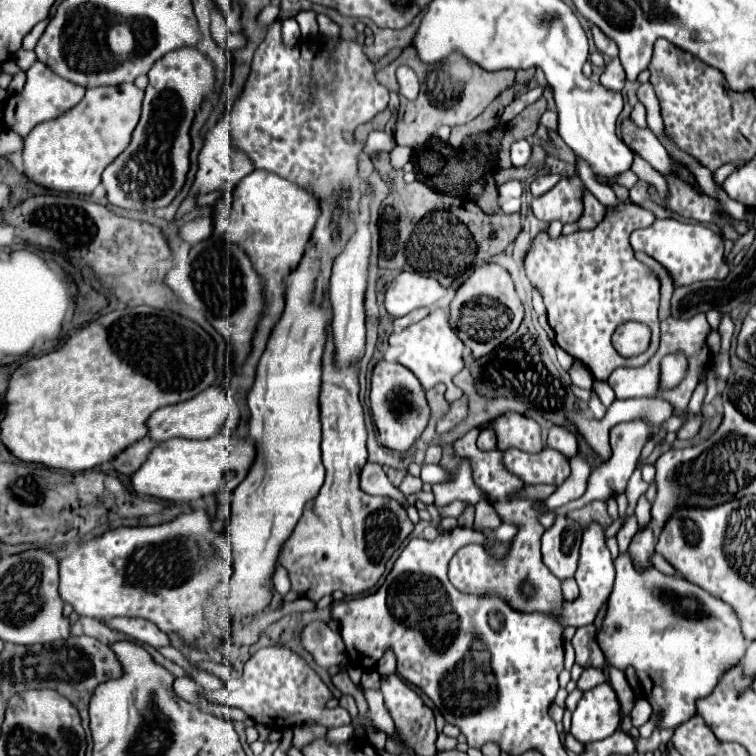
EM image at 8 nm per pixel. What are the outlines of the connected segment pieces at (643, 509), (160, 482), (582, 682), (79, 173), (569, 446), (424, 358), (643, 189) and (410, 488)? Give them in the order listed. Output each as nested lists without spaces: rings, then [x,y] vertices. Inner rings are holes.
[[[640,495],[640,499],[638,499],[638,505],[636,505],[636,517],[638,517],[638,525],[646,525],[648,521],[650,521],[650,501],[646,499],[646,495]]]
[[[218,433],[210,439],[168,439],[158,443],[130,477],[132,489],[138,495],[148,495],[164,501],[192,501],[210,493],[230,493],[254,461],[254,443],[246,439],[230,439],[226,433]]]
[[[588,667],[588,669],[584,669],[582,677],[578,679],[578,689],[580,689],[580,691],[588,691],[588,689],[592,689],[592,687],[604,683],[604,681],[606,681],[606,675],[604,675],[602,669]]]
[[[120,83],[114,87],[94,87],[86,89],[84,99],[64,113],[60,119],[52,119],[46,123],[40,123],[30,131],[30,135],[24,139],[24,175],[38,183],[44,189],[54,189],[62,193],[78,193],[78,195],[92,195],[92,191],[100,183],[102,171],[128,147],[132,139],[132,129],[136,127],[140,119],[140,107],[142,107],[144,91],[138,89],[134,83]]]
[[[552,427],[548,435],[548,445],[556,447],[564,455],[576,455],[578,453],[578,437],[568,427]]]
[[[436,309],[422,321],[406,327],[404,331],[392,333],[390,345],[402,347],[398,363],[408,367],[418,377],[424,389],[430,389],[436,383],[444,383],[444,379],[452,379],[464,367],[464,361],[462,361],[464,345],[448,325],[448,313],[444,309]]]
[[[638,181],[634,189],[630,189],[630,199],[636,203],[636,205],[644,205],[650,201],[648,197],[648,183],[644,181]]]
[[[406,473],[404,479],[400,481],[398,489],[400,489],[404,495],[408,495],[408,493],[416,493],[416,491],[422,489],[422,481],[420,481],[420,477],[412,477],[410,473]]]

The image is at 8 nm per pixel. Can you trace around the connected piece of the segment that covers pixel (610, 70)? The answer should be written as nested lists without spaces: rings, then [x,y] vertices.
[[[612,59],[602,77],[600,77],[600,83],[606,87],[606,89],[614,89],[614,91],[620,91],[624,87],[624,81],[626,81],[626,75],[624,75],[624,69],[620,65],[620,59]]]

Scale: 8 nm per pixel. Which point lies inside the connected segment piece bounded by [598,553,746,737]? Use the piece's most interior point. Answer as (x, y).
(679, 639)

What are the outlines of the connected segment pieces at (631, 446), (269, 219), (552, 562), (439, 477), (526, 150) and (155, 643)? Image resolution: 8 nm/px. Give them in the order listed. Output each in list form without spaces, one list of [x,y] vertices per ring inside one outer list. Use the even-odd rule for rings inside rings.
[[[632,421],[632,423],[614,425],[614,427],[610,429],[612,459],[606,461],[606,463],[600,463],[600,465],[592,471],[592,475],[590,475],[590,479],[588,479],[588,489],[586,489],[586,493],[584,493],[580,499],[568,503],[566,509],[580,509],[580,507],[584,507],[586,503],[590,503],[590,501],[594,501],[594,499],[608,501],[610,497],[616,497],[616,495],[624,493],[624,491],[626,491],[626,485],[628,485],[628,479],[630,479],[630,475],[632,475],[632,471],[634,471],[634,467],[636,467],[636,461],[638,461],[638,457],[640,457],[640,451],[642,451],[642,447],[644,447],[644,443],[648,441],[650,429],[652,429],[652,427],[646,425],[644,421]]]
[[[256,169],[252,175],[244,177],[238,183],[238,187],[234,189],[230,217],[214,221],[218,233],[224,233],[232,243],[240,245],[250,255],[256,271],[264,279],[264,291],[266,291],[266,299],[268,299],[268,307],[266,307],[262,321],[258,325],[258,331],[256,331],[252,357],[246,361],[248,365],[242,369],[240,379],[236,377],[232,381],[234,389],[242,389],[244,393],[248,393],[252,387],[256,363],[266,347],[272,327],[280,321],[280,315],[284,311],[284,283],[282,281],[298,267],[298,261],[302,259],[304,247],[310,239],[310,233],[314,229],[318,215],[320,215],[320,209],[318,209],[318,199],[314,195],[310,195],[308,191],[304,191],[302,187],[298,187],[294,183],[288,183],[286,179],[282,179],[274,173],[268,173],[268,171],[260,173]]]
[[[558,515],[550,529],[542,535],[542,559],[546,567],[558,577],[574,577],[578,551],[582,541],[582,527],[570,517]]]
[[[422,465],[422,481],[424,483],[438,483],[438,481],[446,481],[450,475],[444,473],[444,469],[440,469],[440,465]]]
[[[516,141],[514,145],[512,145],[512,149],[510,149],[510,155],[512,155],[512,165],[514,167],[520,167],[520,165],[524,165],[528,159],[530,159],[530,151],[532,151],[532,147],[530,147],[530,143],[528,141]]]
[[[114,617],[104,621],[110,629],[116,629],[124,635],[128,635],[134,641],[148,643],[152,647],[162,647],[168,645],[168,635],[162,633],[154,623],[148,623],[146,619],[140,617]]]

